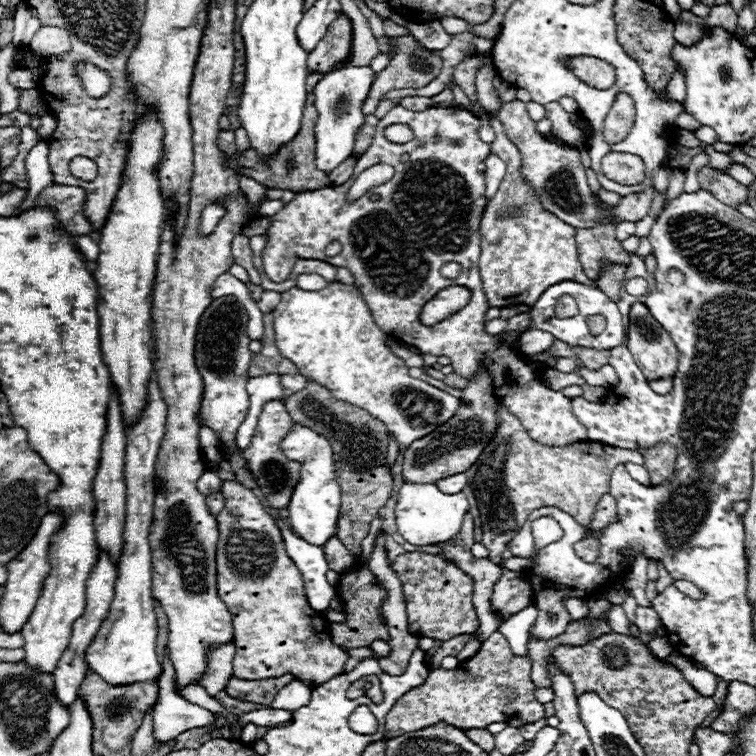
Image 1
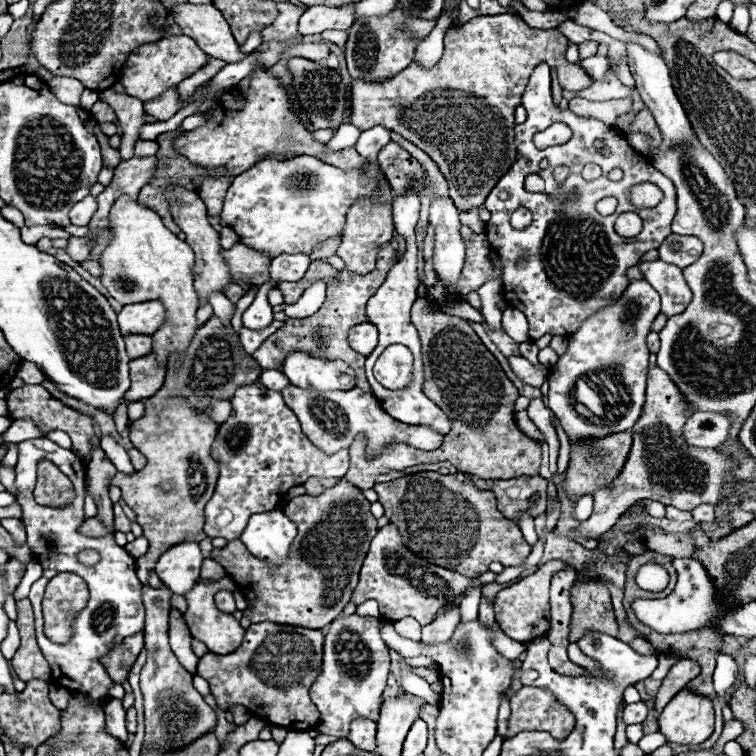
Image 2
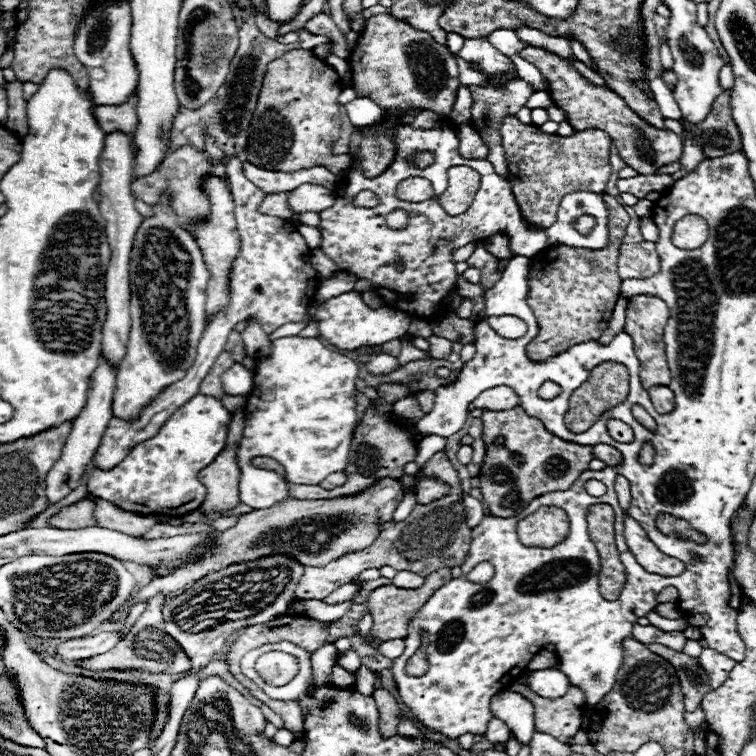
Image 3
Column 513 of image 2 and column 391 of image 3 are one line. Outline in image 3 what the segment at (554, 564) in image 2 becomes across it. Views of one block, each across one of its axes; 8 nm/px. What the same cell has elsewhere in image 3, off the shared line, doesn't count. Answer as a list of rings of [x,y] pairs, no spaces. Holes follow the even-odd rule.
[[[440,568],[432,574],[426,576],[424,580],[424,586],[420,588],[414,588],[414,590],[408,590],[408,588],[396,588],[396,586],[380,586],[376,590],[370,592],[370,600],[368,600],[368,610],[374,618],[374,626],[372,630],[362,636],[364,644],[368,644],[372,638],[378,638],[378,640],[394,640],[394,638],[404,638],[406,636],[406,622],[410,620],[410,616],[438,590],[442,588],[448,580],[450,580],[450,568]]]

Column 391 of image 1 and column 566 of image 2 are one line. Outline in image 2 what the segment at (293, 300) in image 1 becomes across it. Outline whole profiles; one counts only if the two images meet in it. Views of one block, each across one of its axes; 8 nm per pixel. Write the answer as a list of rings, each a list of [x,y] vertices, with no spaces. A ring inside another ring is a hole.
[[[632,280],[620,298],[612,300],[606,308],[598,310],[594,316],[584,320],[578,332],[574,332],[568,338],[568,350],[558,358],[558,362],[552,366],[548,374],[548,386],[550,386],[548,388],[548,408],[558,416],[570,440],[608,436],[612,432],[630,430],[634,426],[644,406],[648,354],[650,354],[646,346],[646,336],[650,332],[650,324],[654,322],[658,314],[660,314],[658,292],[646,280]],[[598,370],[604,370],[618,388],[624,388],[624,398],[620,398],[620,408],[616,408],[616,418],[606,416],[608,420],[602,426],[592,424],[588,419],[579,415],[572,402],[572,392],[576,388],[576,382],[584,374],[598,372]]]

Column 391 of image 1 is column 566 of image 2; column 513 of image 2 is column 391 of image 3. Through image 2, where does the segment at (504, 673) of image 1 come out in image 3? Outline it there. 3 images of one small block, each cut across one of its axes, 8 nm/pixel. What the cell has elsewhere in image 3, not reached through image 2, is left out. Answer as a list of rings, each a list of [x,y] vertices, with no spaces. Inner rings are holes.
[[[374,688],[374,702],[376,702],[376,708],[378,708],[378,728],[380,728],[380,734],[384,738],[394,736],[396,734],[398,716],[402,714],[402,710],[398,708],[398,702],[384,688]]]

